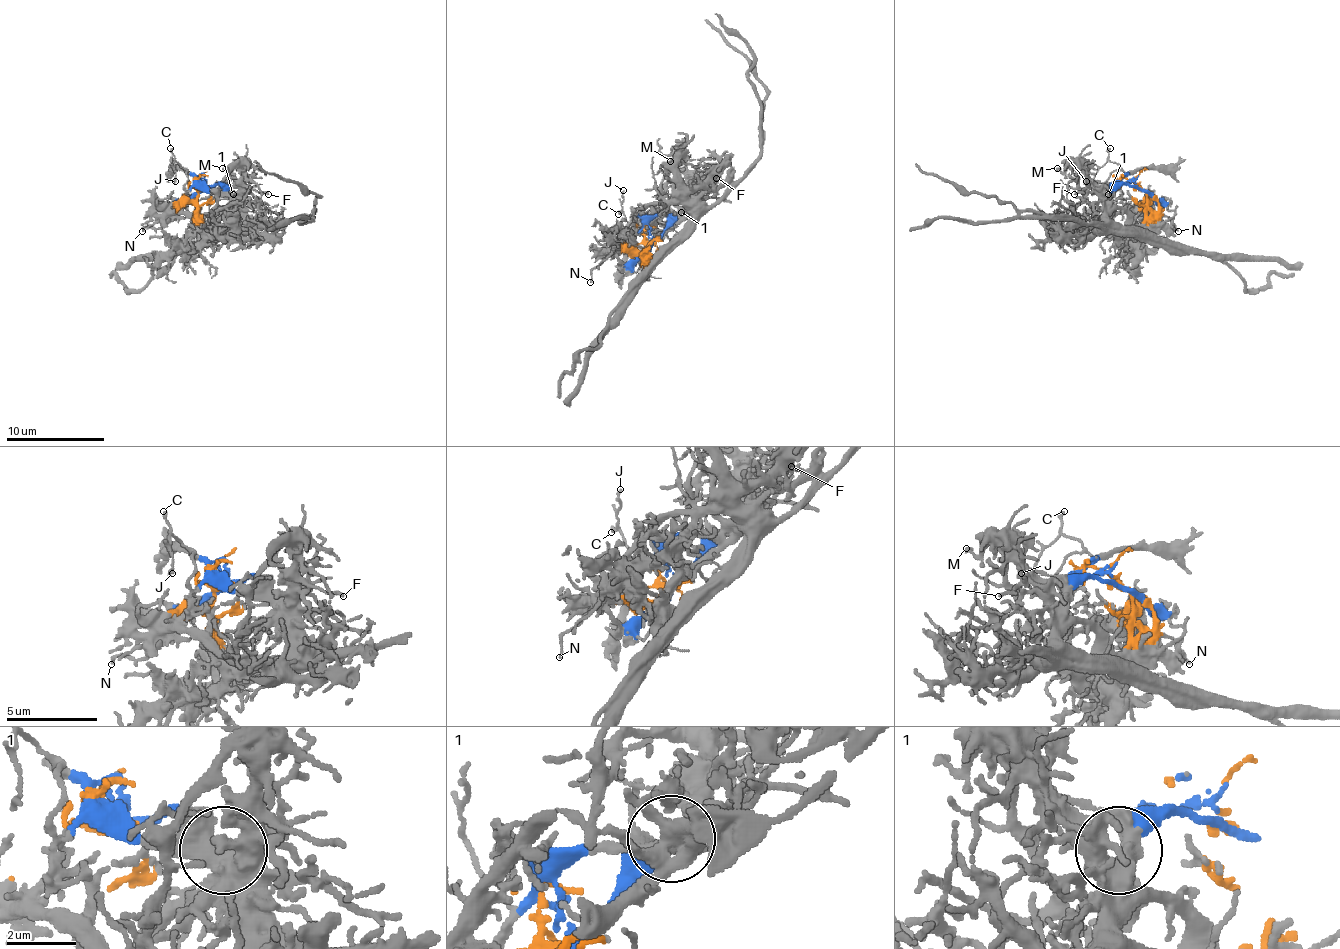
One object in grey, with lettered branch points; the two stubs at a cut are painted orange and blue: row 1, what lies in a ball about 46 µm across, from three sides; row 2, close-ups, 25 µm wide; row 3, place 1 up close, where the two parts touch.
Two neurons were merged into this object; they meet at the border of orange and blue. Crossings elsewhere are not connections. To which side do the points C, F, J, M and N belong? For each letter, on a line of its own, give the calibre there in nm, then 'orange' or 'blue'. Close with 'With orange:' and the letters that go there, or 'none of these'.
C: calibre 160 nm; blue
F: calibre 150 nm; blue
J: calibre 130 nm; blue
M: calibre 190 nm; blue
N: calibre 120 nm; orange
With orange: N

